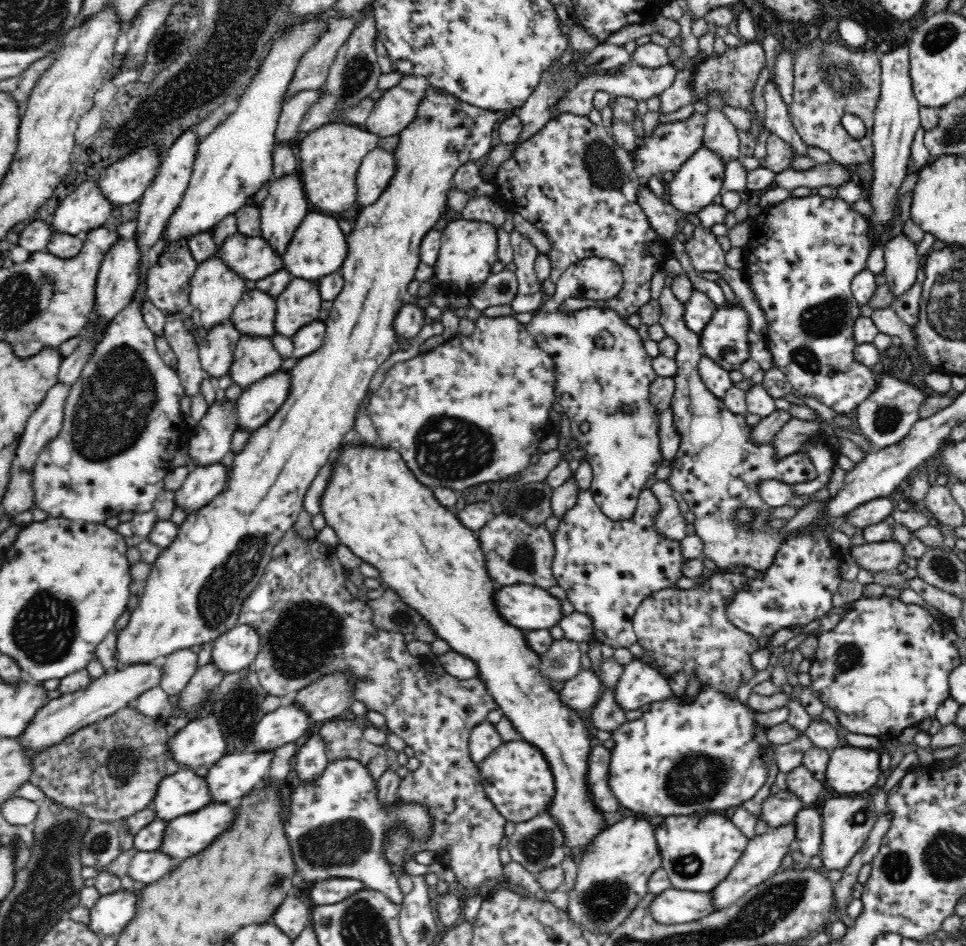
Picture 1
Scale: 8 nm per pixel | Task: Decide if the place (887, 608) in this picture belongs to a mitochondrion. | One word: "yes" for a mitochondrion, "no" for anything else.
no

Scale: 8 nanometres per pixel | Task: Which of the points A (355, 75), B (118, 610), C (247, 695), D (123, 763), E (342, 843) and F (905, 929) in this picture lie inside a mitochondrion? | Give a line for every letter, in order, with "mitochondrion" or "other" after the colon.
A: mitochondrion
B: other
C: mitochondrion
D: mitochondrion
E: mitochondrion
F: other

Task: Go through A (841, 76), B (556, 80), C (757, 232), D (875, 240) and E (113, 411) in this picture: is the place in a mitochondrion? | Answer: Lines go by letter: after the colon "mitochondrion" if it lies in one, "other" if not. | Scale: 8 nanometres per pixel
A: mitochondrion
B: mitochondrion
C: other
D: other
E: mitochondrion

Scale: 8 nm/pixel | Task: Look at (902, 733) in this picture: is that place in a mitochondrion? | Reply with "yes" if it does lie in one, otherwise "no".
no

